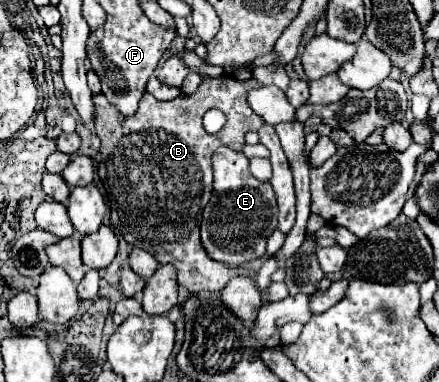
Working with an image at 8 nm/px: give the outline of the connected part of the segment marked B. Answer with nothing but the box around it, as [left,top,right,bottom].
[94,73,265,293]

